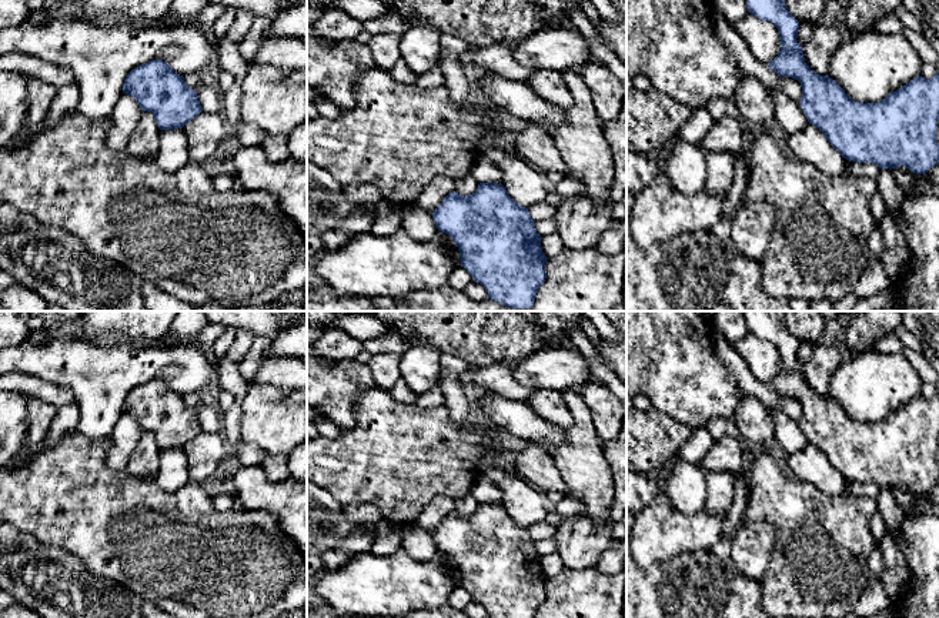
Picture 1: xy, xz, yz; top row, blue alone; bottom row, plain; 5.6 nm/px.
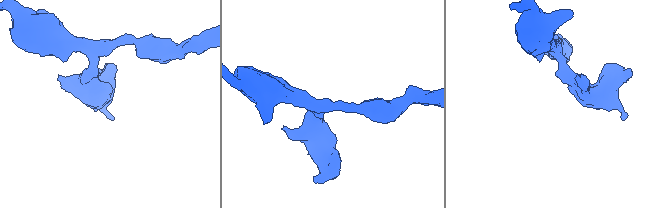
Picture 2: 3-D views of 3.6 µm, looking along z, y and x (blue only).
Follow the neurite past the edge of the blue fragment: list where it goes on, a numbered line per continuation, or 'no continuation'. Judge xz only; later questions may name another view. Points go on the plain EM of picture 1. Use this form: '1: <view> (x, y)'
no continuation

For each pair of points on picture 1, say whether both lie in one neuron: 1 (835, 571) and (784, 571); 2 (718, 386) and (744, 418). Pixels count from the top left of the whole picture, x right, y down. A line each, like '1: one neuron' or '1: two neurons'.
1: one neuron
2: two neurons

